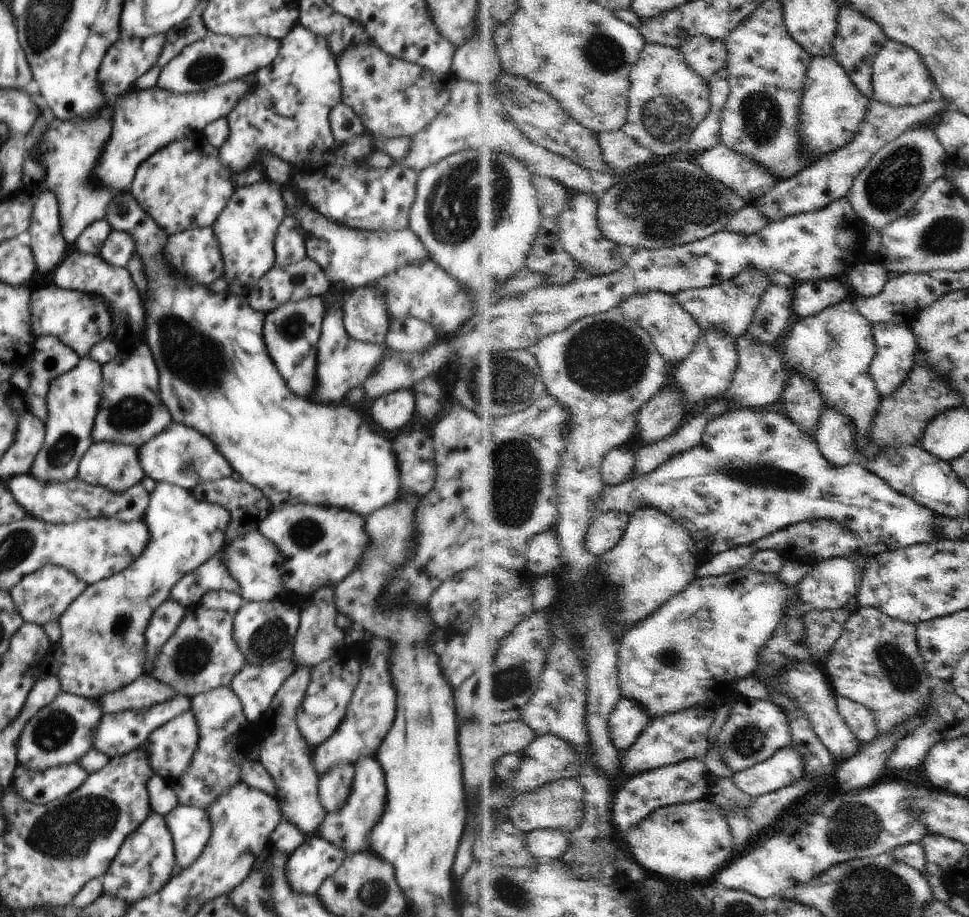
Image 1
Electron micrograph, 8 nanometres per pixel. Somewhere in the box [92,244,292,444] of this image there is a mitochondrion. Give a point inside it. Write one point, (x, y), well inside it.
(200, 361)

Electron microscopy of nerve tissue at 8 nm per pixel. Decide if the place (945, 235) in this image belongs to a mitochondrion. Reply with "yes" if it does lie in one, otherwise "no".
yes

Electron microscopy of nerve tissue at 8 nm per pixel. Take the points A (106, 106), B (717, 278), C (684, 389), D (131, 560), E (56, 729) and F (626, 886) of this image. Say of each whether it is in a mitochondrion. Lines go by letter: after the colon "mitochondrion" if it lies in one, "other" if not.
A: other
B: other
C: other
D: other
E: mitochondrion
F: other

